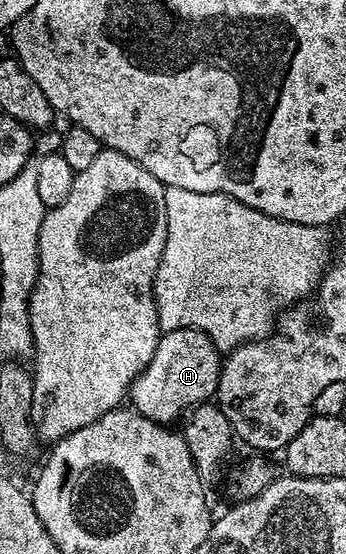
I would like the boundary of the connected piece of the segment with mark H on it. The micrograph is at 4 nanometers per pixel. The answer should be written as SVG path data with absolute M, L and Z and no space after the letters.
M181 328L162 332L152 362L148 362L146 369L132 382L129 403L144 418L158 424L173 425L178 415L181 417L198 404L207 403L217 393L222 361L218 347L210 341L208 334L200 330Z

